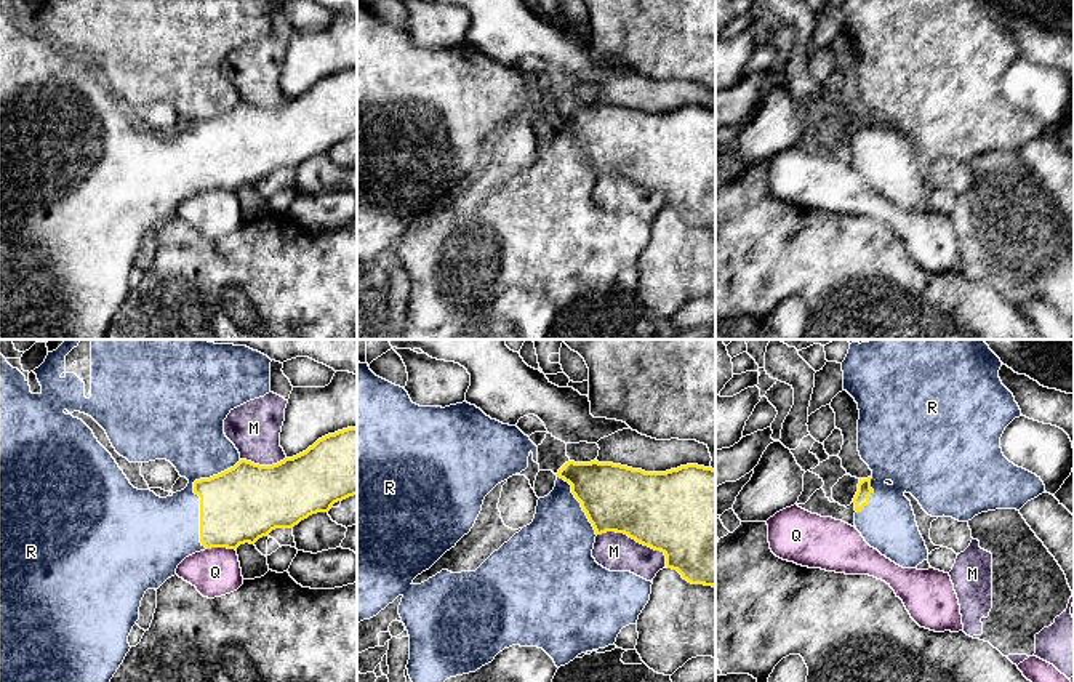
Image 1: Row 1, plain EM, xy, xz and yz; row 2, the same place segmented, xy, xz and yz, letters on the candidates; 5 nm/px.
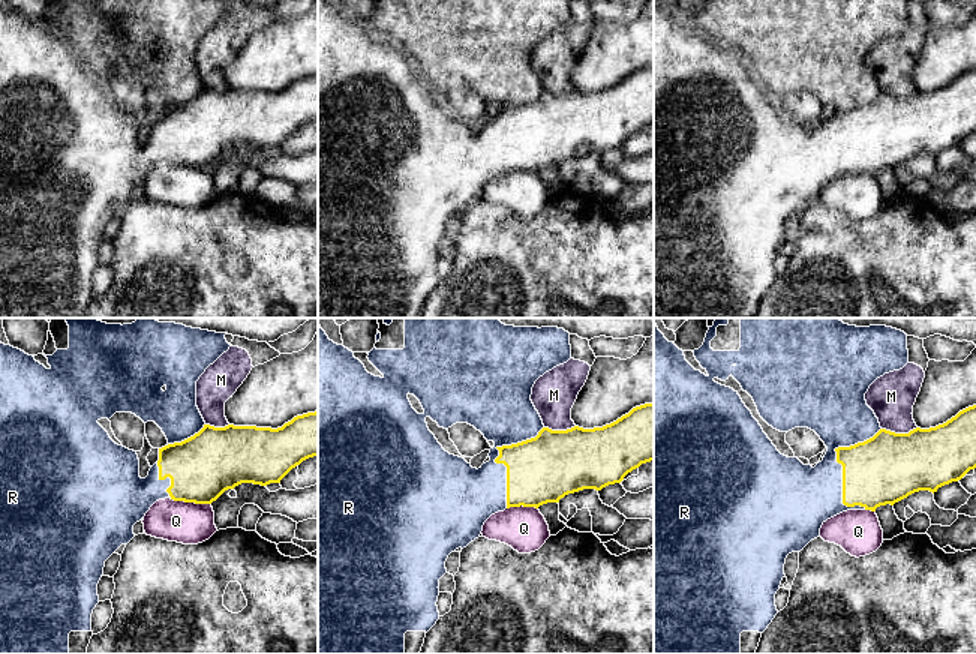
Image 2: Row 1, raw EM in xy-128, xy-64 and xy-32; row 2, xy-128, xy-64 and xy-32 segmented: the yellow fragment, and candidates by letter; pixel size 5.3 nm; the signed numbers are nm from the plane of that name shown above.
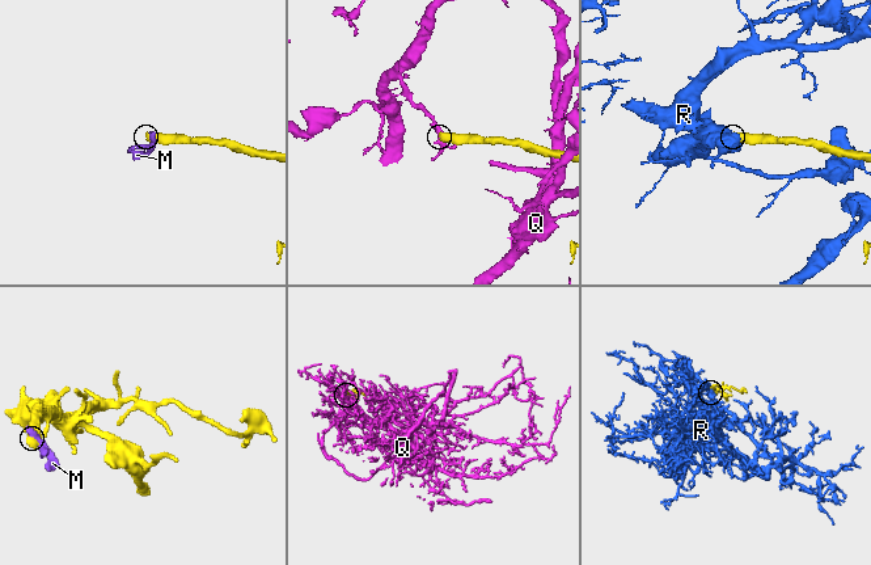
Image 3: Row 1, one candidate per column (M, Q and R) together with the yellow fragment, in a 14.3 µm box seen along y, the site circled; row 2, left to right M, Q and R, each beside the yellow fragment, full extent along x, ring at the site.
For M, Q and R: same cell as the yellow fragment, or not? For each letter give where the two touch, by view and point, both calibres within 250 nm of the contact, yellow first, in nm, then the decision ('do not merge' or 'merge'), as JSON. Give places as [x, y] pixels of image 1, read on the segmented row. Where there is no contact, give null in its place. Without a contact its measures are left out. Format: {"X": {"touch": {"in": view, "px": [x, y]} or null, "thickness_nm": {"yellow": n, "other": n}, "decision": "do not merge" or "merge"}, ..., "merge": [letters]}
{"M": {"touch": {"in": "xz", "px": [636, 540]}, "thickness_nm": {"yellow": 420, "other": 190}, "decision": "do not merge"}, "Q": {"touch": {"in": "xy", "px": [221, 546]}, "thickness_nm": {"yellow": 380, "other": 240}, "decision": "do not merge"}, "R": {"touch": {"in": "xy", "px": [194, 492]}, "thickness_nm": {"yellow": 380, "other": 340}, "decision": "merge"}, "merge": ["R"]}

